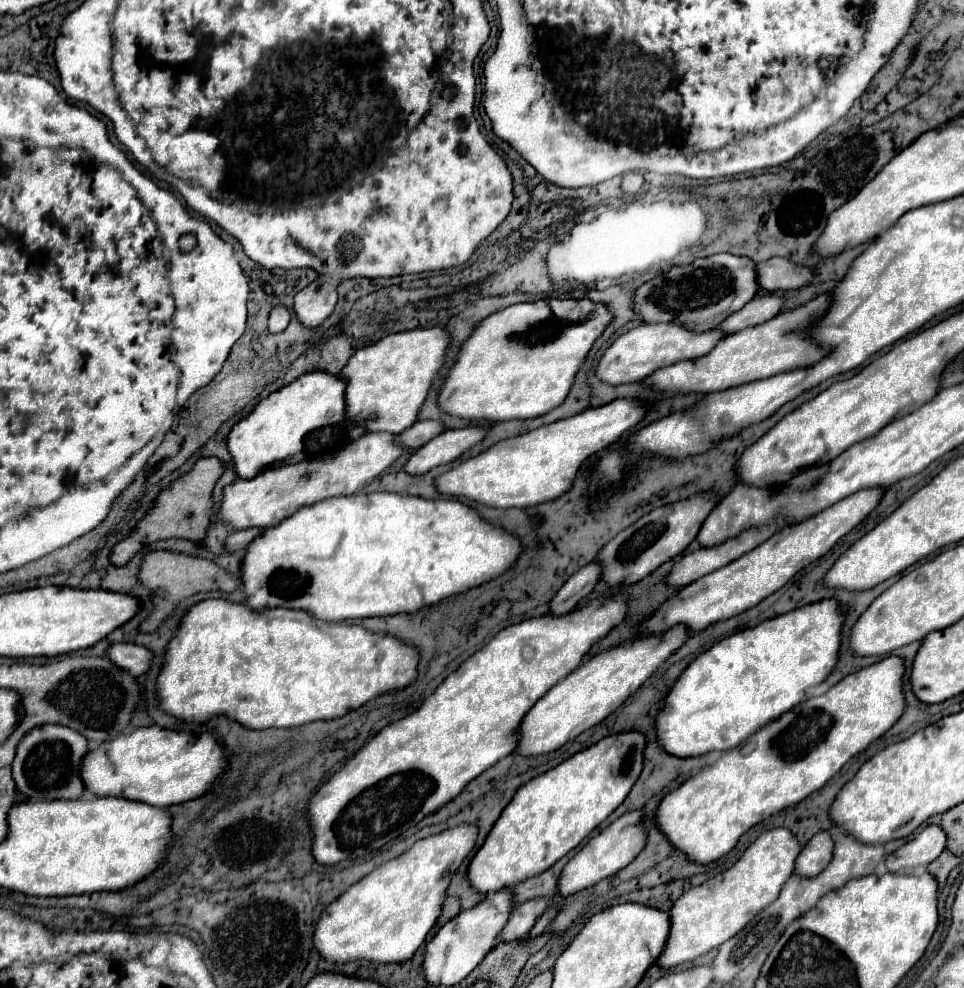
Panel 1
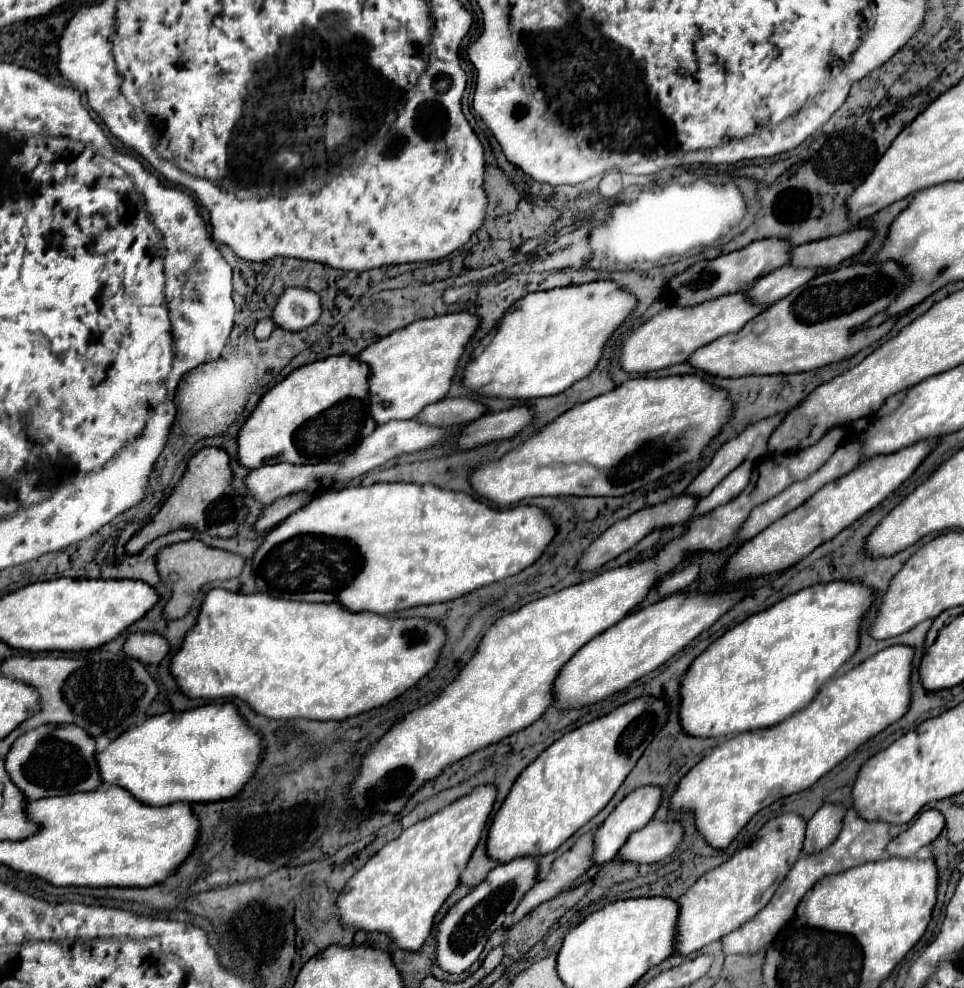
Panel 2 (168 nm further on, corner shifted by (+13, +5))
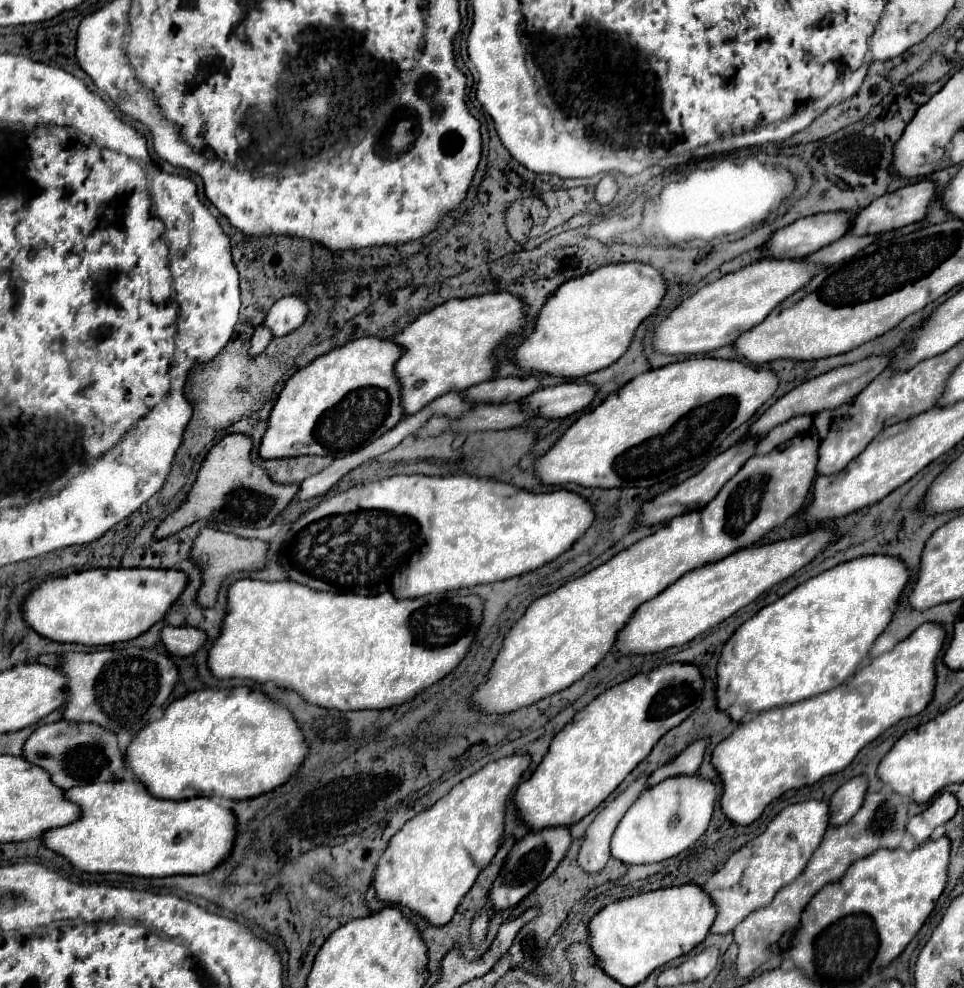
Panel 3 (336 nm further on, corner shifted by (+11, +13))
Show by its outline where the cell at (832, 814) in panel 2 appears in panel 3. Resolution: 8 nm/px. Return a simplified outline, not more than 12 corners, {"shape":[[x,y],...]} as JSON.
{"shape":[[868,778],[842,784],[830,800],[830,824],[840,826],[860,810]]}

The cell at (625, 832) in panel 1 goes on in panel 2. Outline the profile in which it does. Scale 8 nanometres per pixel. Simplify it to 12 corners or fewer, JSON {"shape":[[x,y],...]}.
{"shape":[[662,790],[630,792],[594,830],[592,864],[610,862],[652,820]]}

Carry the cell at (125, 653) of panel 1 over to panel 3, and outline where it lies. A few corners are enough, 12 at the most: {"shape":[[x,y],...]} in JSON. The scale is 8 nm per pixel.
{"shape":[[164,626],[162,642],[172,656],[190,656],[208,634],[192,626]]}

